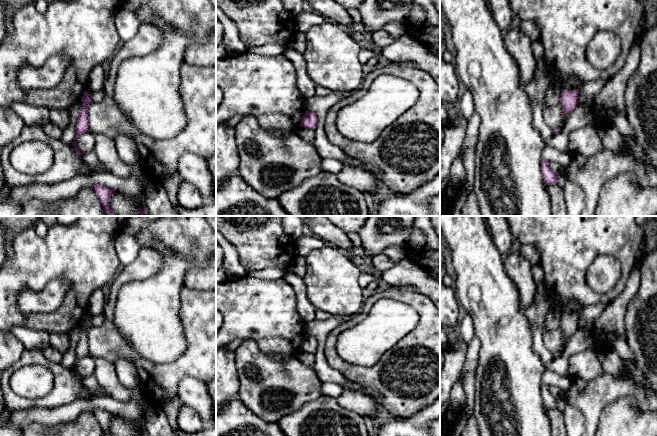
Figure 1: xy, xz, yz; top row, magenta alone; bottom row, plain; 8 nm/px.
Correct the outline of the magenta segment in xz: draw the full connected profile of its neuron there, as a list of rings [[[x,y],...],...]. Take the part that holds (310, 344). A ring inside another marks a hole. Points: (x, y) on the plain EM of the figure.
[[[306,336],[301,350],[310,354],[315,354],[318,349],[318,341],[314,336]]]

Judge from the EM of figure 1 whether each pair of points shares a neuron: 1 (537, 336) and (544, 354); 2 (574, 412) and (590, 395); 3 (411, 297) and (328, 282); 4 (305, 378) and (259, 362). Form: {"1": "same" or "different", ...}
{"1": "same", "2": "different", "3": "different", "4": "same"}

